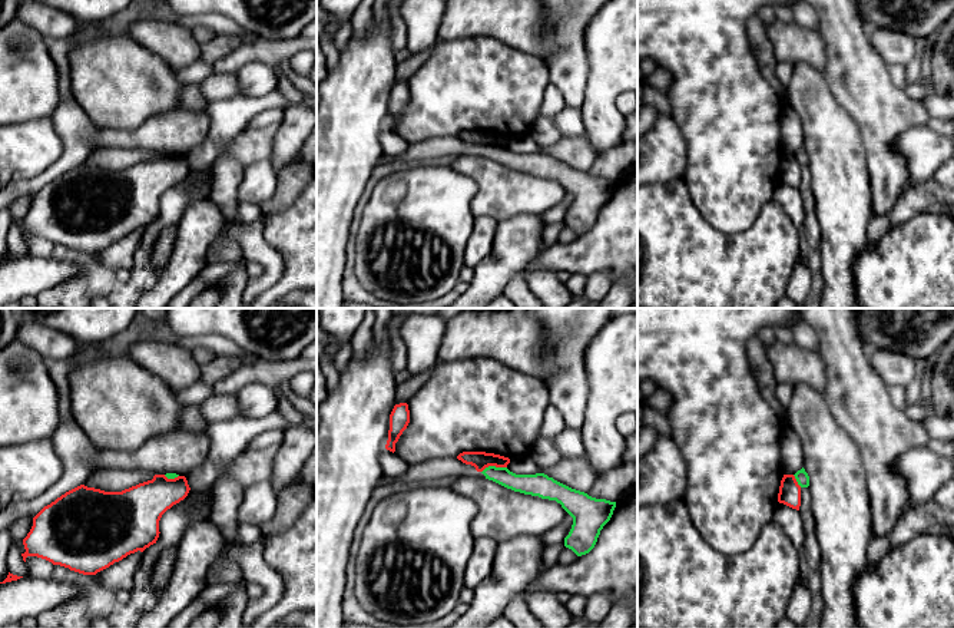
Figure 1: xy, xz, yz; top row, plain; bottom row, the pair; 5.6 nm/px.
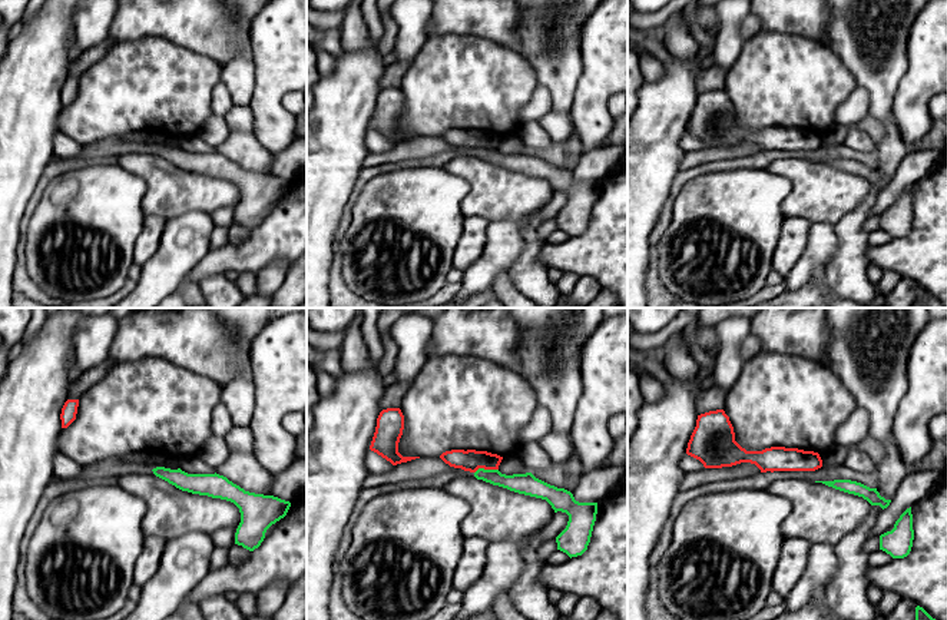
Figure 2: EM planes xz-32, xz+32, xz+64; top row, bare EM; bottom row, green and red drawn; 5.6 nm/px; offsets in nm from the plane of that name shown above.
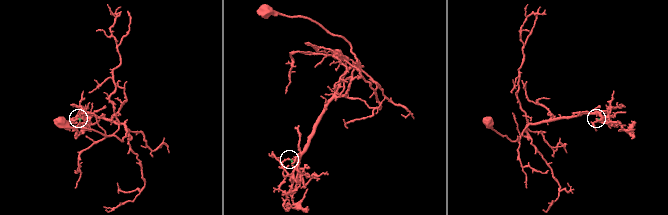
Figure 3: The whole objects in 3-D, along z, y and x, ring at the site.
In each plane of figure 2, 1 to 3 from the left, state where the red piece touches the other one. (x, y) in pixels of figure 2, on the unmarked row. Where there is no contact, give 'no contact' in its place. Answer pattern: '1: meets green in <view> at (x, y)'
1: no contact
2: meets green in xz+32 at (486, 149)
3: no contact

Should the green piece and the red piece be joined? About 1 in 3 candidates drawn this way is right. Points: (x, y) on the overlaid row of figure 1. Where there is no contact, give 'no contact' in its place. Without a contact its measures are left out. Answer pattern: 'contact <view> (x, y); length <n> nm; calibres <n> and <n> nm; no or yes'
contact xz (493, 466); length 150 nm; calibres 120 and 100 nm; no

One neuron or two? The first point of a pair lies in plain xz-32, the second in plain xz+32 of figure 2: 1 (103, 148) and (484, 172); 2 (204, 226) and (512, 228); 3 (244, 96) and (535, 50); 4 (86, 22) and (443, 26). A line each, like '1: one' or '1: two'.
1: two
2: one
3: one
4: two

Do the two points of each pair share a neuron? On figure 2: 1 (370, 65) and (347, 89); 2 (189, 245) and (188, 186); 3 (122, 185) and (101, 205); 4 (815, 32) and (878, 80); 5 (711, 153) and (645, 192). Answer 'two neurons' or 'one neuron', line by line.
1: one neuron
2: two neurons
3: one neuron
4: two neurons
5: two neurons

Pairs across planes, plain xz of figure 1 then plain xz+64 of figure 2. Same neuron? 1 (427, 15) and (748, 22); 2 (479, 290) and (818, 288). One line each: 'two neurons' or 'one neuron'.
1: two neurons
2: two neurons

